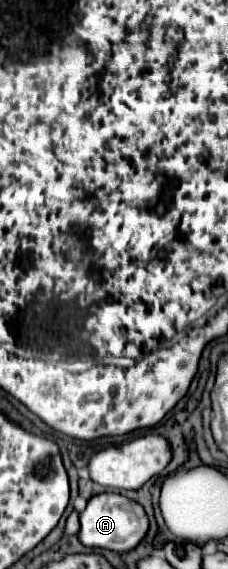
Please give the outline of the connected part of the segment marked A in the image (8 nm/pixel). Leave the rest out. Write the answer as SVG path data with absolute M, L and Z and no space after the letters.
M100 493L100 495L94 495L88 501L86 509L80 513L80 525L82 527L78 537L86 547L102 547L116 553L126 553L144 539L150 521L140 503L120 493Z

